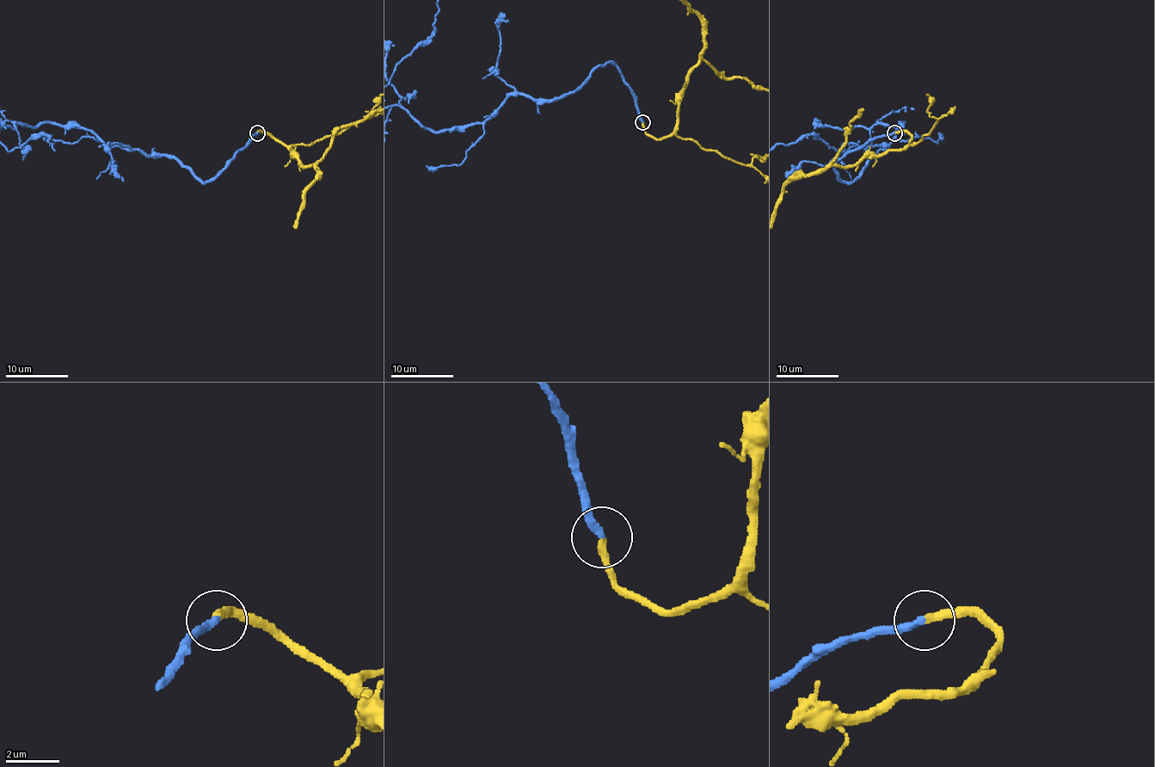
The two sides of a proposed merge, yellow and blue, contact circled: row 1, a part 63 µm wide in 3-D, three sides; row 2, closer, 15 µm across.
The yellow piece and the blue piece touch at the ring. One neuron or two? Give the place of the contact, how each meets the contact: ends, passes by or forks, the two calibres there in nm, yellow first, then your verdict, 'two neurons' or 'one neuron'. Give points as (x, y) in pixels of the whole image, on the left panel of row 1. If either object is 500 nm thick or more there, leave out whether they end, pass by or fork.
at (257, 132); yellow ends there; blue ends there; 260 nm thick on the yellow side, 280 nm on the other; one neuron

